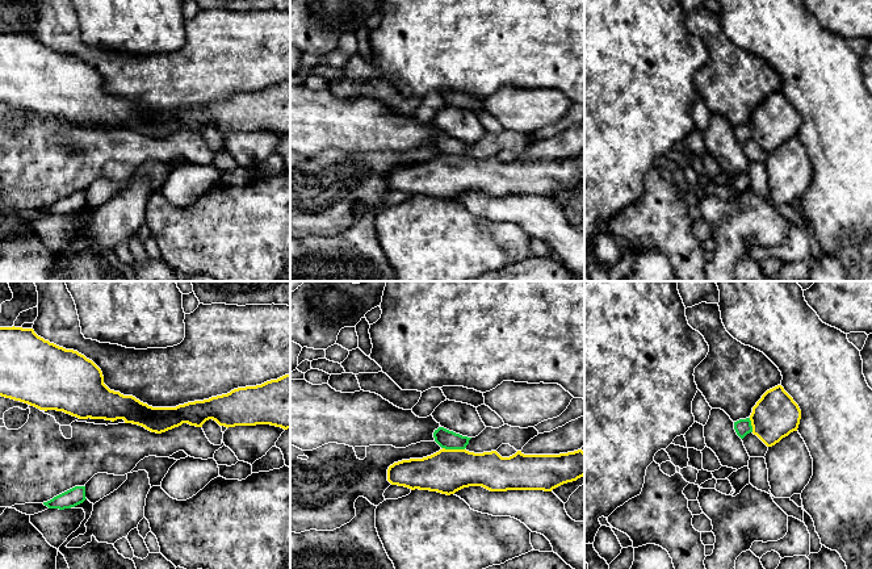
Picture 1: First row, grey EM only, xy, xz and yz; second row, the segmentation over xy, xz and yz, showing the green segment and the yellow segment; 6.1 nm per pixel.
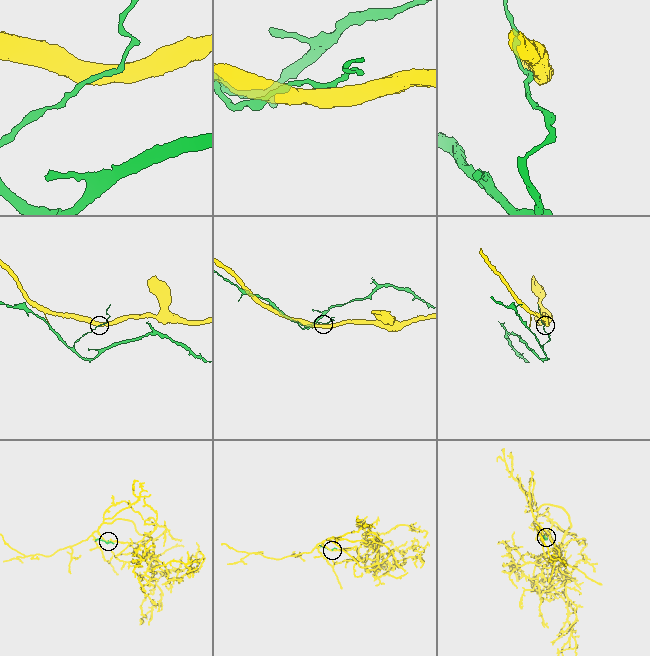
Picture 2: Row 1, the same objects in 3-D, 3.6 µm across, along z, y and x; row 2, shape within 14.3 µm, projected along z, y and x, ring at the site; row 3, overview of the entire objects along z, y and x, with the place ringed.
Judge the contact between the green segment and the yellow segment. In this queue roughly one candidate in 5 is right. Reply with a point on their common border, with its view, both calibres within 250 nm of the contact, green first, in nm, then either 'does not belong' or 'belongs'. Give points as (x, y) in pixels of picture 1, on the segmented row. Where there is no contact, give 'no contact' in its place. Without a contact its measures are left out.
contact xz (453, 448); calibres 120 and 280 nm; does not belong

